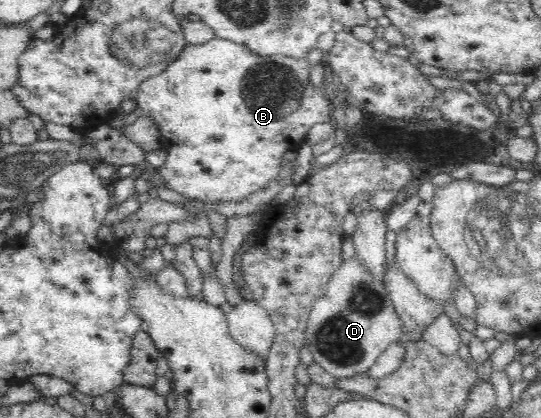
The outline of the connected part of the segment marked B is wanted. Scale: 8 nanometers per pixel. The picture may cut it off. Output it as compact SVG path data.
M212 37L204 44L186 44L182 52L175 58L165 61L165 69L157 75L151 76L146 79L139 86L137 96L137 106L145 111L145 116L152 119L156 126L159 128L162 136L170 136L170 148L168 148L168 155L165 163L147 172L146 178L152 181L152 185L157 189L162 186L183 194L192 200L200 200L202 202L217 203L217 202L240 202L244 198L248 198L250 194L257 190L262 190L266 187L268 182L277 177L280 172L282 154L286 150L297 151L301 144L310 132L310 128L319 122L333 122L331 116L332 104L327 99L325 92L322 88L315 88L310 83L310 68L308 67L307 58L294 58L292 56L278 56L267 57L258 56L254 54L249 48L243 44L232 42L231 40Z

